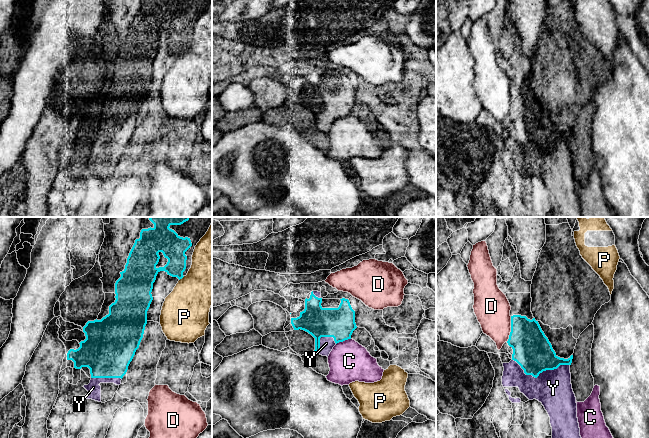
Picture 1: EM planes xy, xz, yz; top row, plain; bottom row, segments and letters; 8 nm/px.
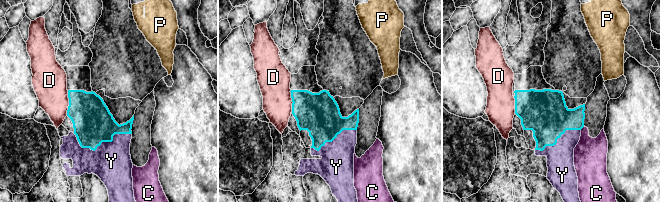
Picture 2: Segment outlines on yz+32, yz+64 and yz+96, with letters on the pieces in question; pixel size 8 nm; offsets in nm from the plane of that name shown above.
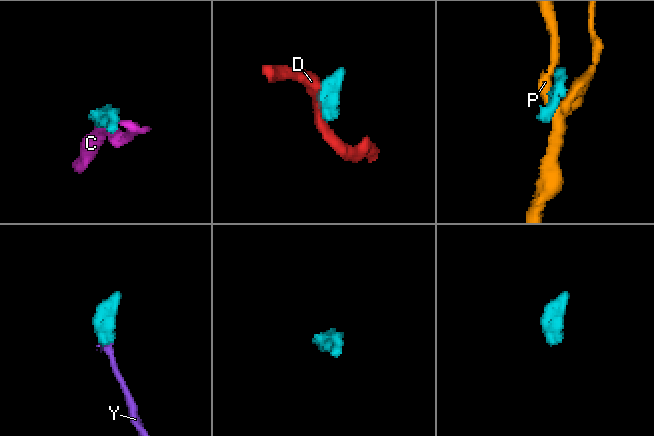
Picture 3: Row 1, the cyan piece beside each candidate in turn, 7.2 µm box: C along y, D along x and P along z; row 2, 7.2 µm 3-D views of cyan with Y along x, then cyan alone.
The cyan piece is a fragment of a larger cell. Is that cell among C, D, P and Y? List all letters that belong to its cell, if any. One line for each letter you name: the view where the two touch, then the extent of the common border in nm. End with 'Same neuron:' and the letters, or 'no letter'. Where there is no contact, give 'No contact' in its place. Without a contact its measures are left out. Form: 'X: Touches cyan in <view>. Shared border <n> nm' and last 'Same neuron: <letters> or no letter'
Y: Touches cyan in yz. Shared border 460 nm
Same neuron: Y

